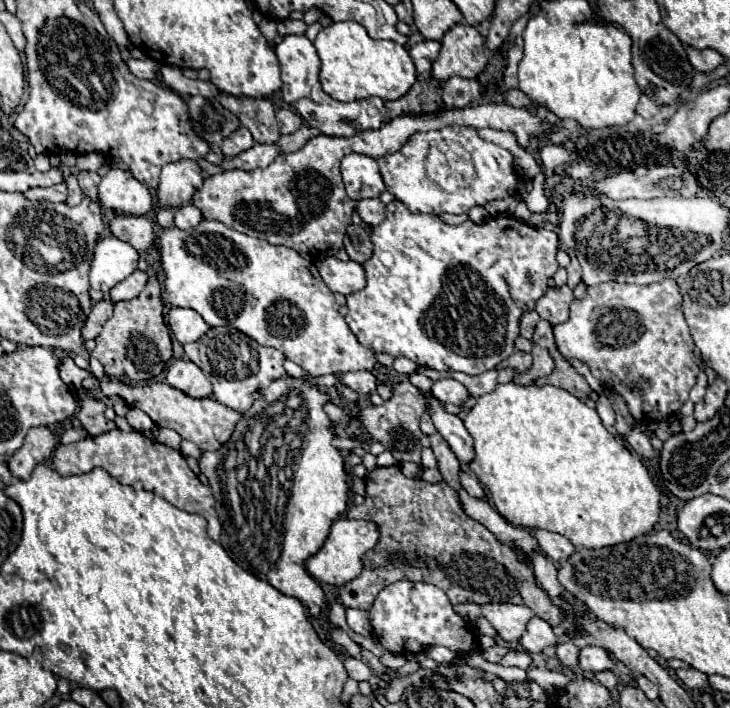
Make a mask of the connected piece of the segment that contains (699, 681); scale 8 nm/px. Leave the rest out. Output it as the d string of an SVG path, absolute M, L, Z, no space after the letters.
M688 667L688 669L676 669L676 677L682 685L686 685L688 689L698 689L698 691L712 691L710 683L708 683L708 675Z

